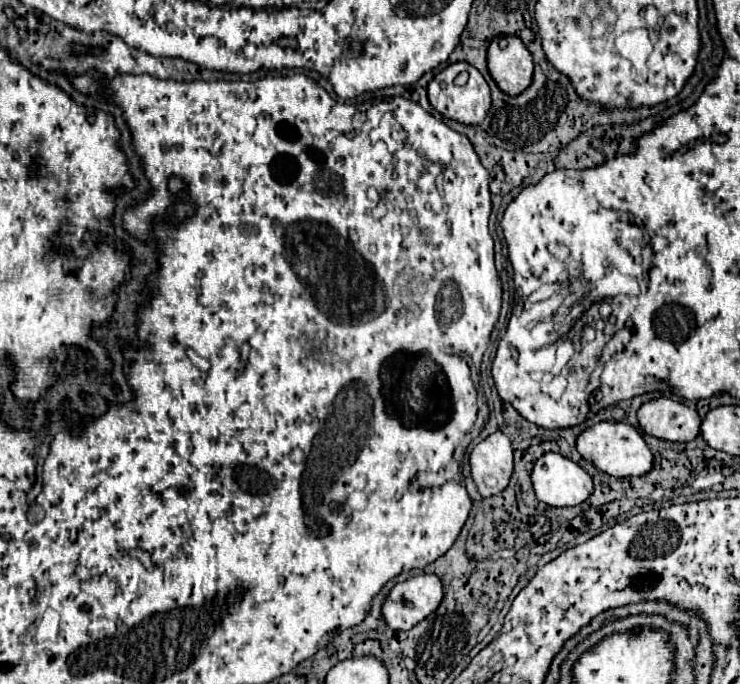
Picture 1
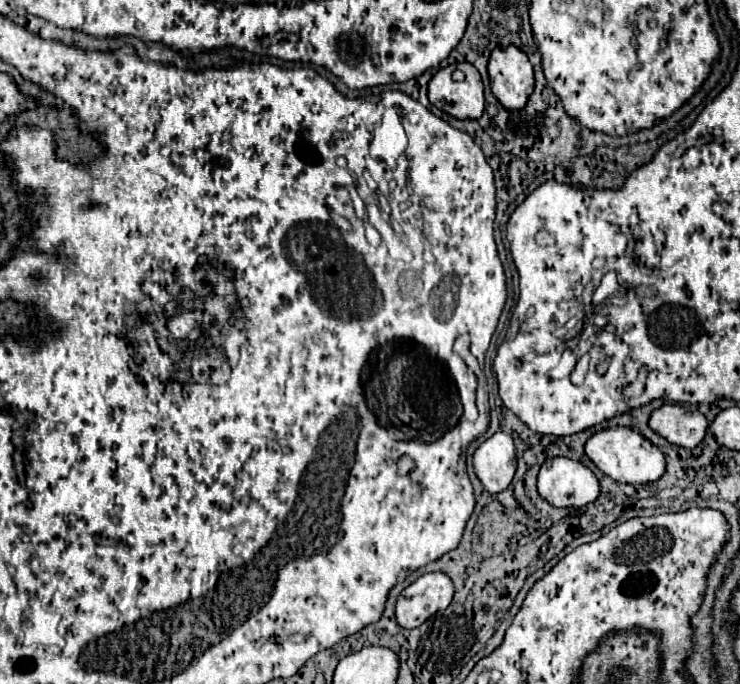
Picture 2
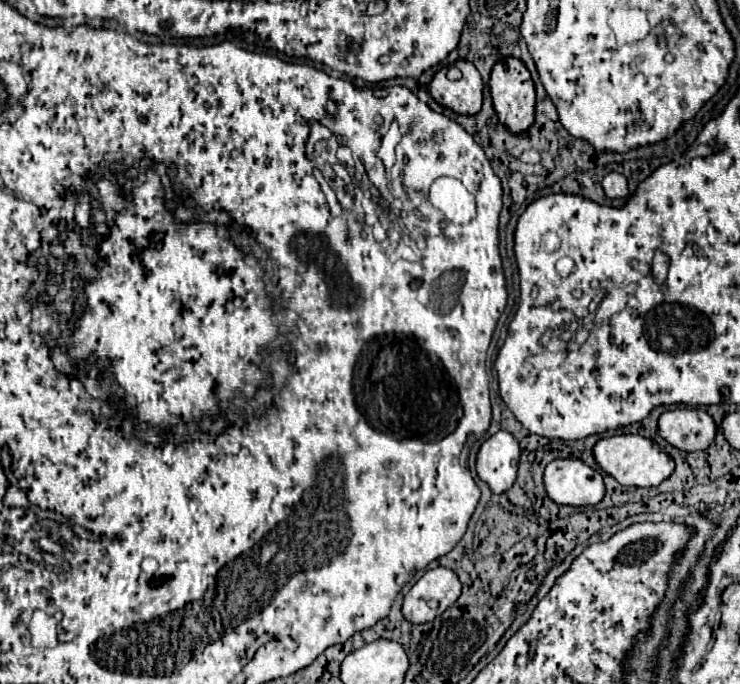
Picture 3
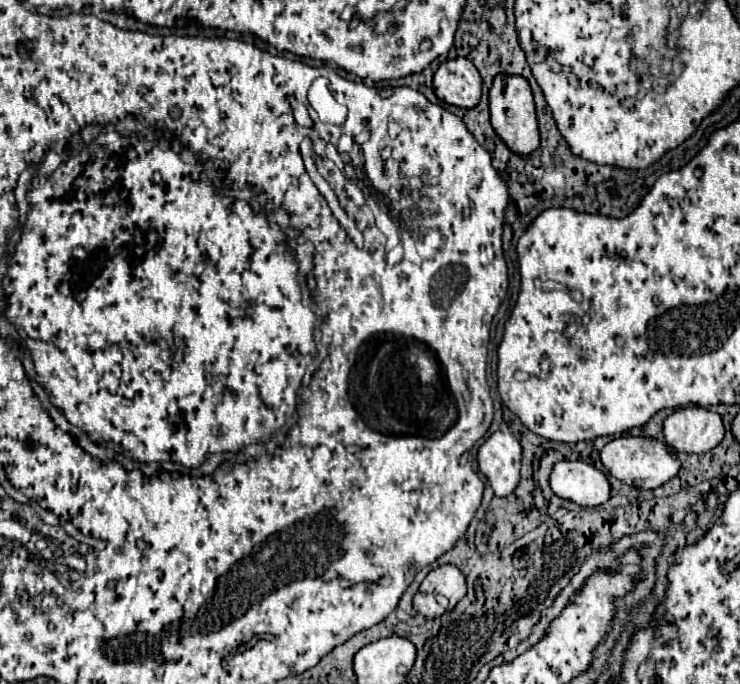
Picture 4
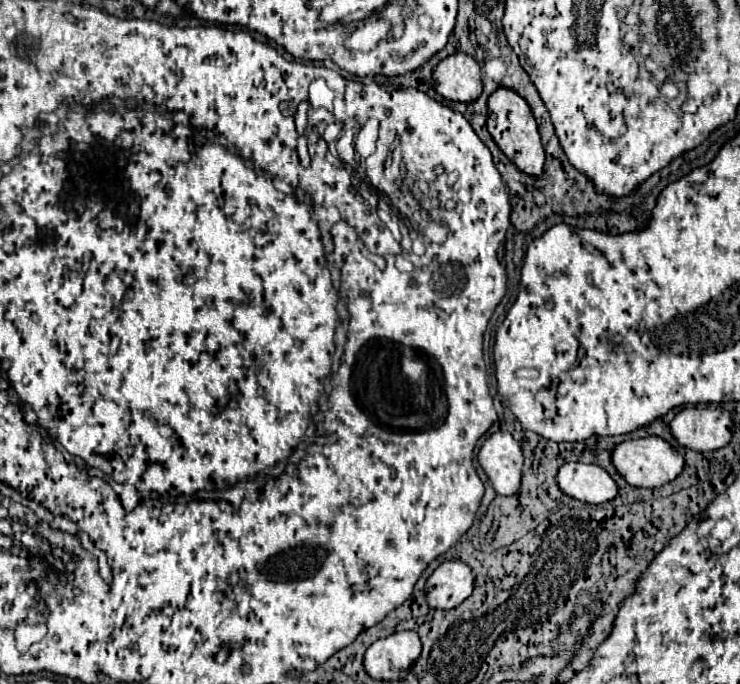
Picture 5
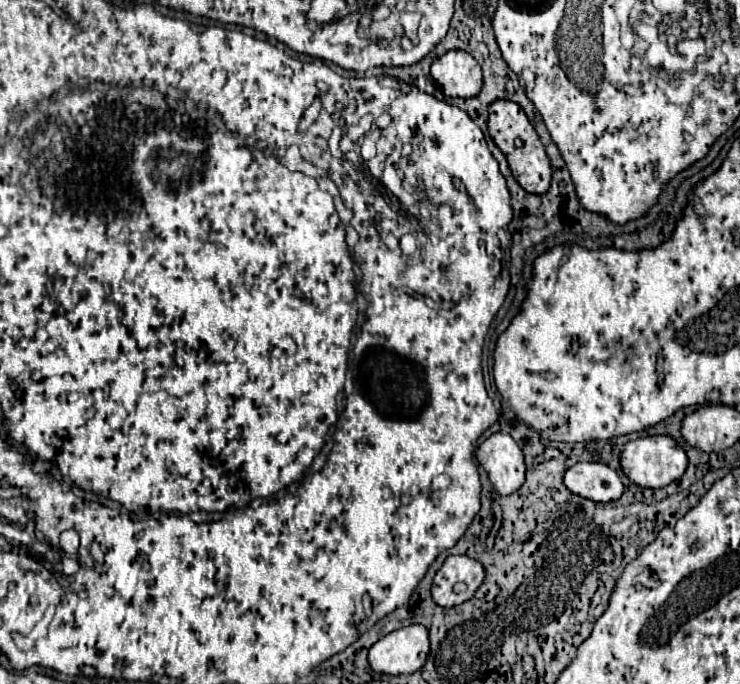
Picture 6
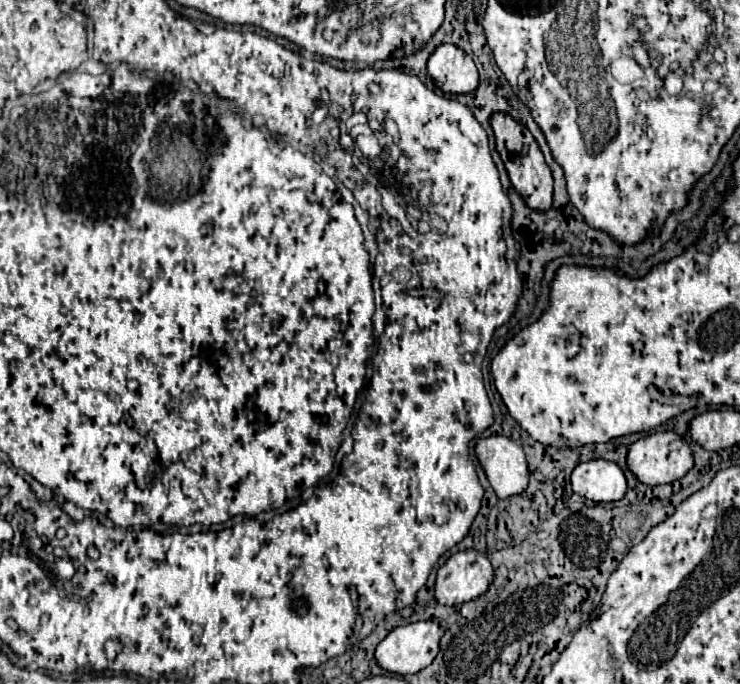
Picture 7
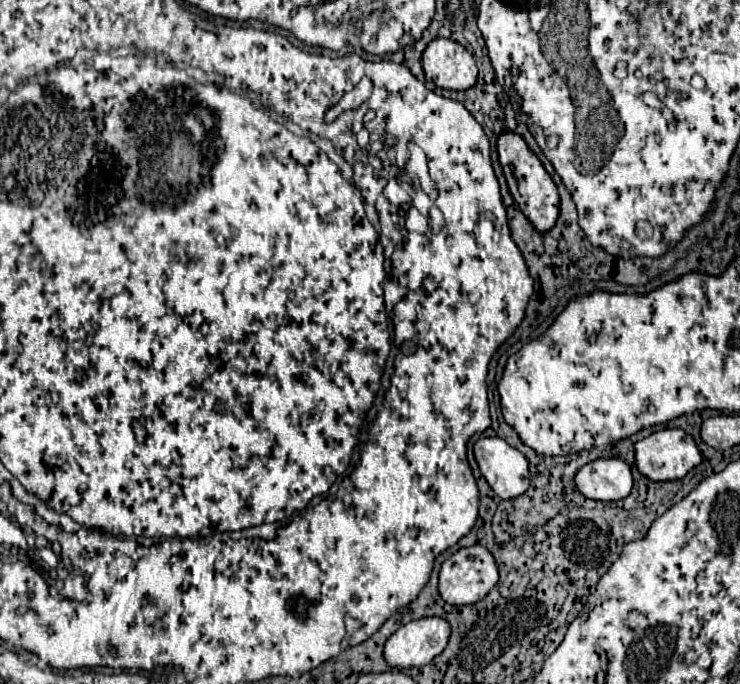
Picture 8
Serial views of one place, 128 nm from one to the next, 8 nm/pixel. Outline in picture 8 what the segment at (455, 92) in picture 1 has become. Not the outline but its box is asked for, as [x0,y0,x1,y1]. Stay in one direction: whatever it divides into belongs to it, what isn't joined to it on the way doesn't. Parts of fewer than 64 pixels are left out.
[422,38,476,90]

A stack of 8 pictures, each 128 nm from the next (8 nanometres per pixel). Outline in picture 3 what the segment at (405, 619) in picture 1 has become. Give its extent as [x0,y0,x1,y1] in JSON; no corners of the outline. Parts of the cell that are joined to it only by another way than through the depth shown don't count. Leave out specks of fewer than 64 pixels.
[402,568,462,624]

